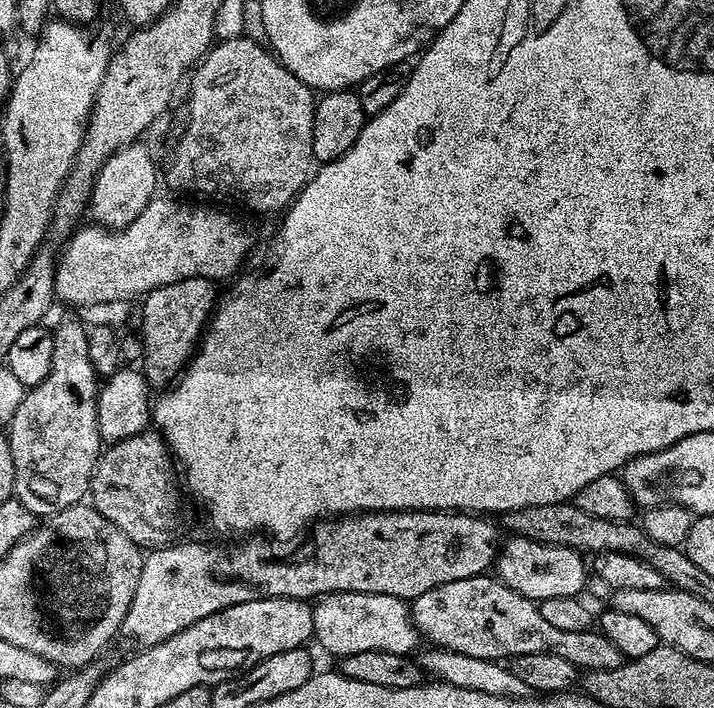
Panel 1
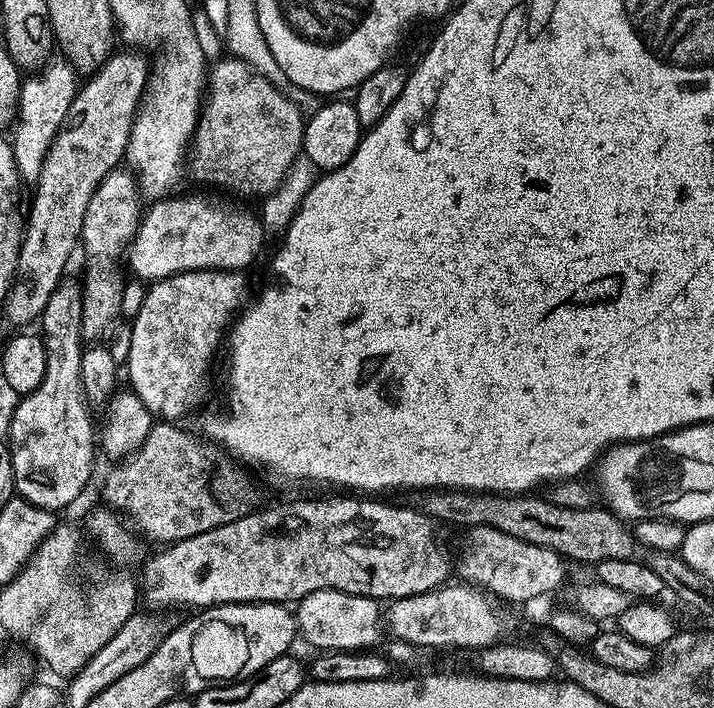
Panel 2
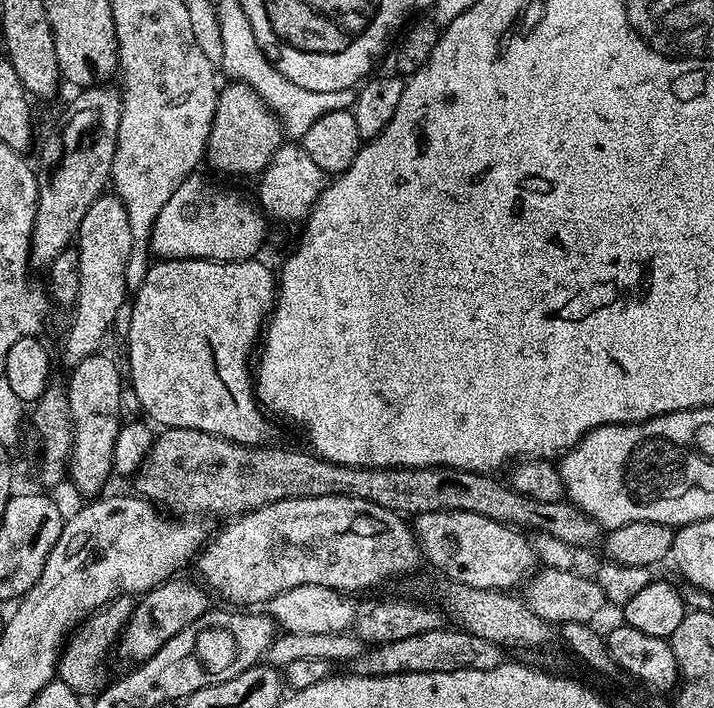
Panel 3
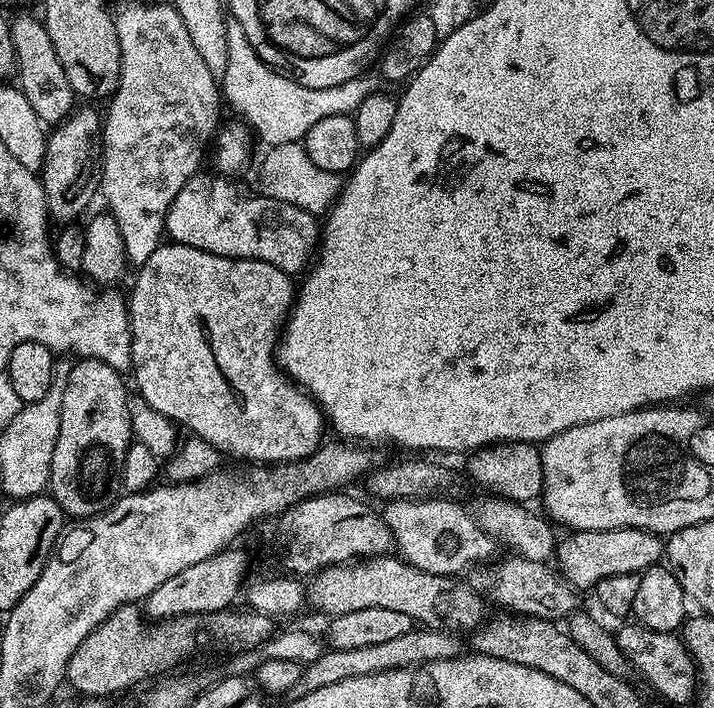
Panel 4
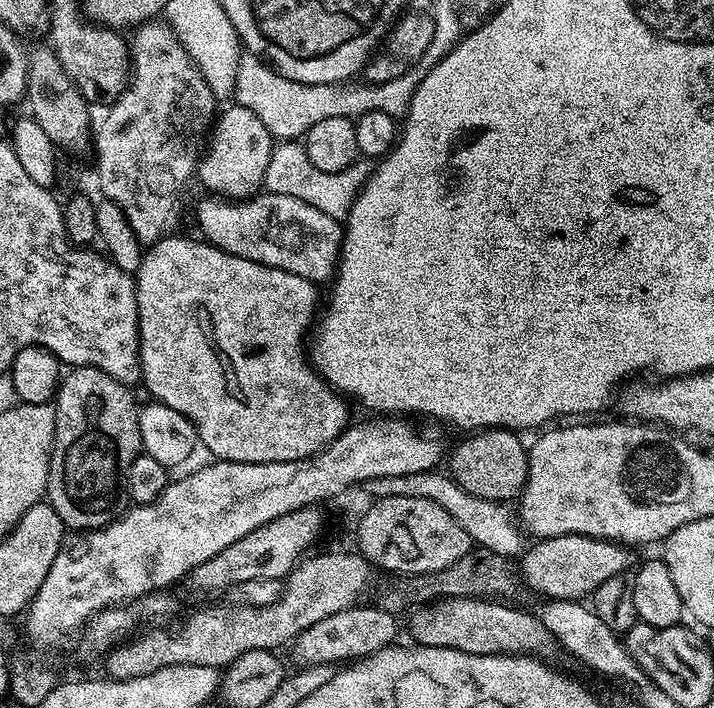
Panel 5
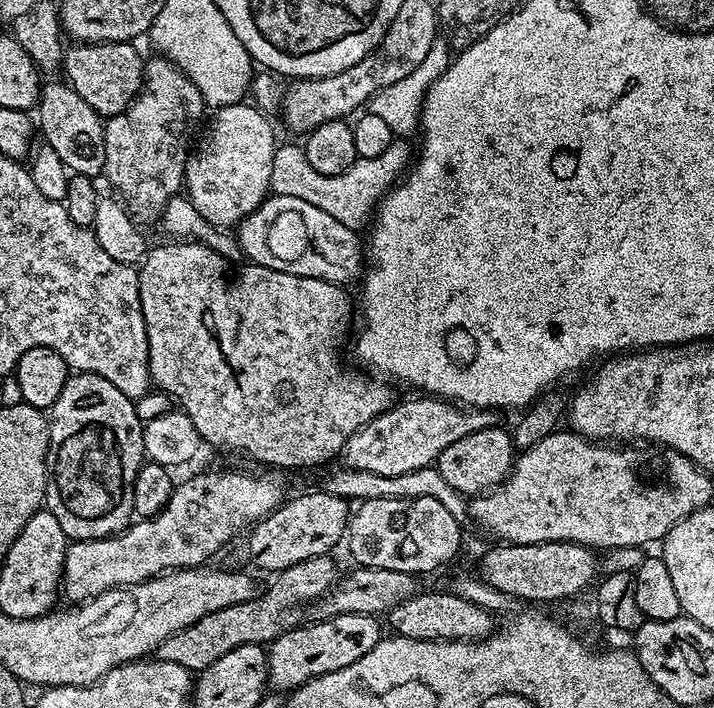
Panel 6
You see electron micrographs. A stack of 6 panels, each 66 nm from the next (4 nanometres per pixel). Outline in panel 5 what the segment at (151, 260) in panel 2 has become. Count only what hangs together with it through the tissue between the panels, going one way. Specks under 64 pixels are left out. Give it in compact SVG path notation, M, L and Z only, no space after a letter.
M270 191L253 195L249 199L225 199L215 194L205 197L205 200L200 200L196 204L196 224L200 227L199 235L209 244L238 258L246 258L262 266L274 266L290 274L298 274L298 278L306 278L313 282L328 282L333 279L340 258L342 239L342 224L337 217L322 214L322 210L314 210L314 206L301 202L299 198L290 198L286 194L274 194Z

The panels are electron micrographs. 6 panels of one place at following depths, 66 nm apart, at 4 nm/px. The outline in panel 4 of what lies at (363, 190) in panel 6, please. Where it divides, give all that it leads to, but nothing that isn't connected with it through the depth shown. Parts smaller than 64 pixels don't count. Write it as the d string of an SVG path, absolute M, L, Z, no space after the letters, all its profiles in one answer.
M303 143L274 144L267 151L260 164L259 195L290 206L298 206L313 214L327 213L336 203L342 187L341 177L330 170L318 170L318 166L310 162L310 154L306 154Z

